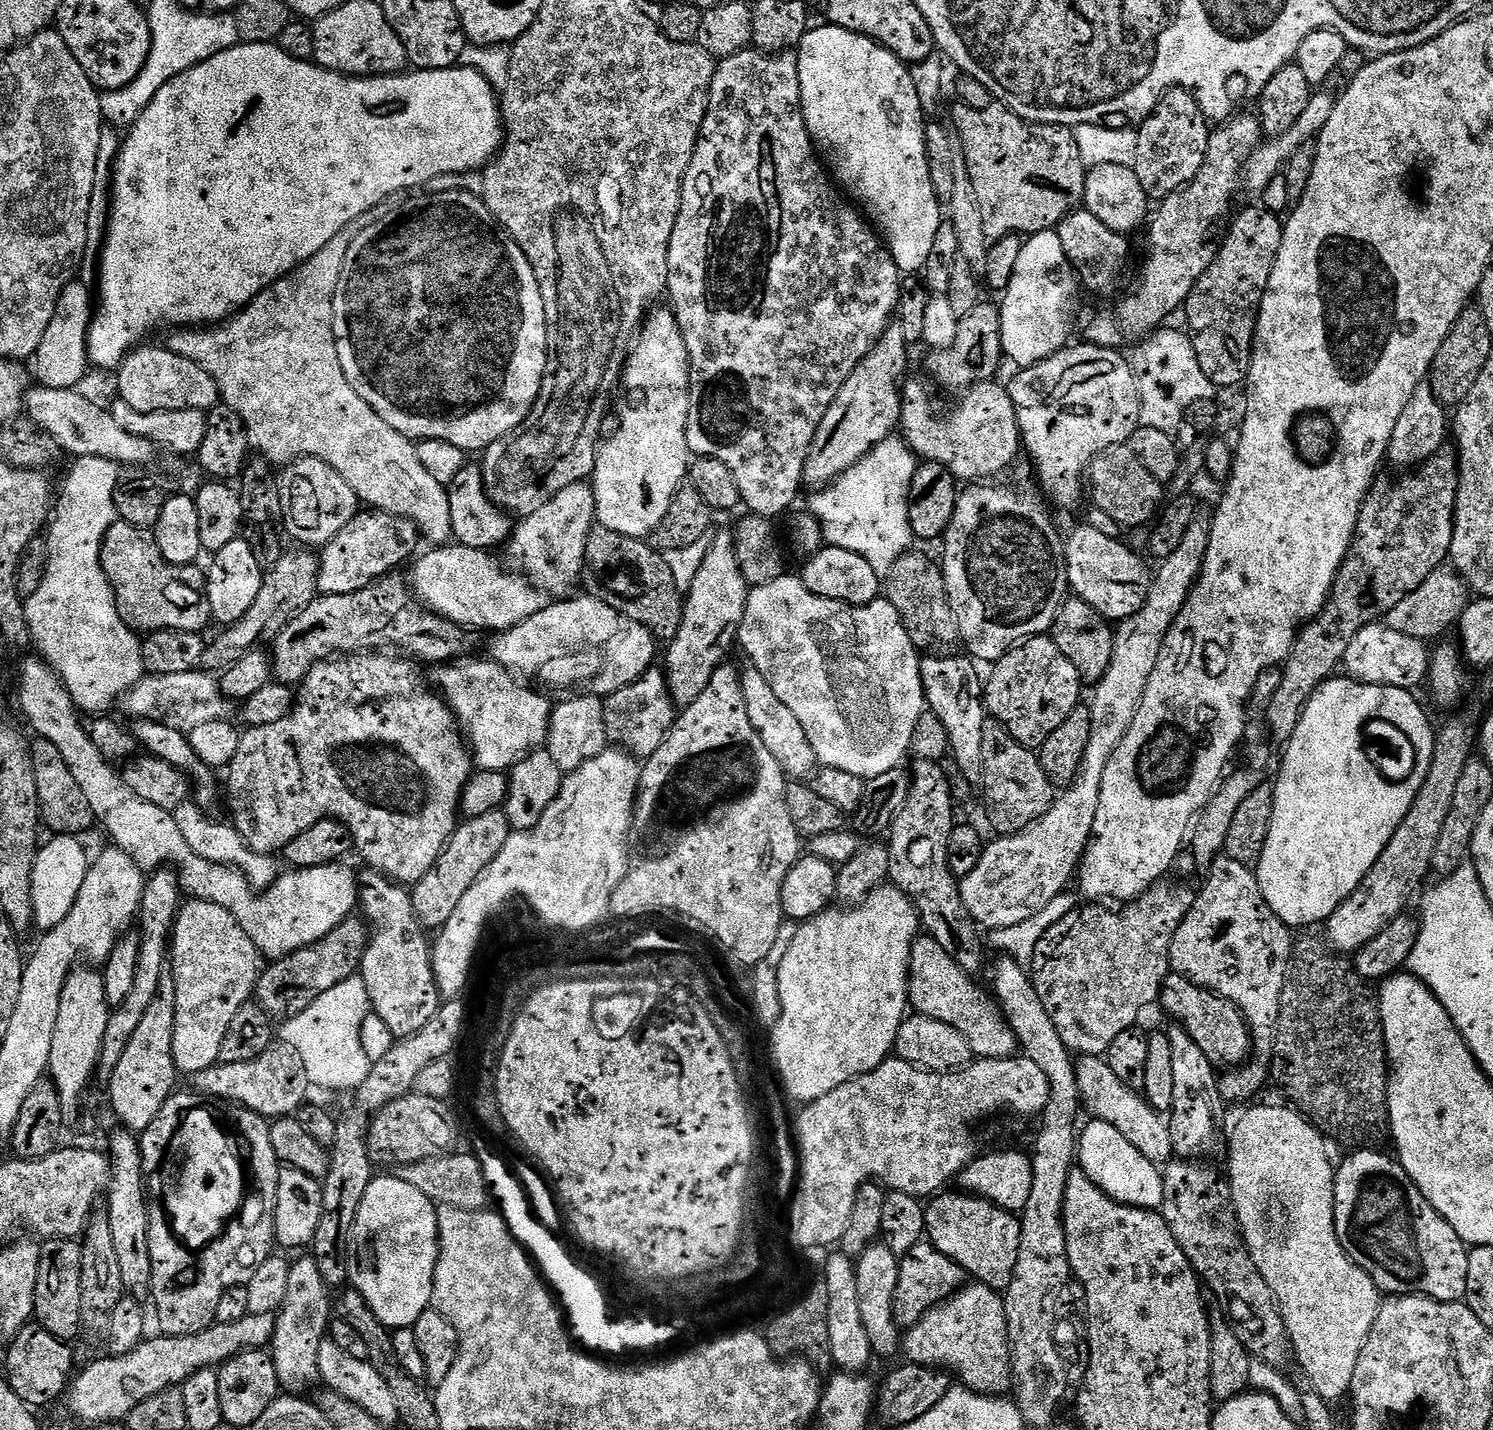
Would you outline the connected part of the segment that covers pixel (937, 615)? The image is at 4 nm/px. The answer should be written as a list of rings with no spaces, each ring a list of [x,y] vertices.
[[[909,550],[896,561],[886,580],[886,598],[898,610],[917,649],[944,648],[947,644],[957,643],[960,627],[948,604],[941,565],[937,561],[935,564],[926,553],[916,551]]]

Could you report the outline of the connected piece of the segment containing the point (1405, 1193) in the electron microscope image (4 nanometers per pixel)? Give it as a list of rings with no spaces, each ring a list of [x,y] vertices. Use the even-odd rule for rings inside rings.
[[[1364,1148],[1339,1161],[1334,1186],[1334,1222],[1346,1254],[1355,1264],[1362,1266],[1377,1288],[1385,1293],[1428,1296],[1447,1304],[1463,1301],[1468,1295],[1469,1249],[1454,1226],[1450,1226],[1450,1222],[1430,1206],[1399,1159],[1389,1156]]]

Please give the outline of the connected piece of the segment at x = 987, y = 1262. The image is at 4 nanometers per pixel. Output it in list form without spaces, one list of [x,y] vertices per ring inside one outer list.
[[[960,1190],[955,1191],[937,1195],[925,1207],[927,1239],[936,1251],[958,1262],[969,1277],[975,1278],[987,1288],[1007,1289],[1018,1262],[1021,1221],[997,1204]]]

